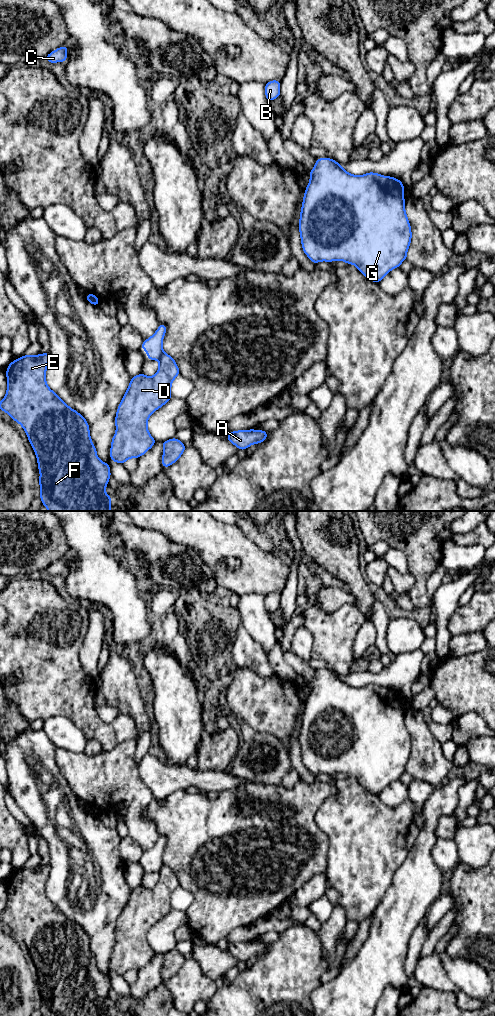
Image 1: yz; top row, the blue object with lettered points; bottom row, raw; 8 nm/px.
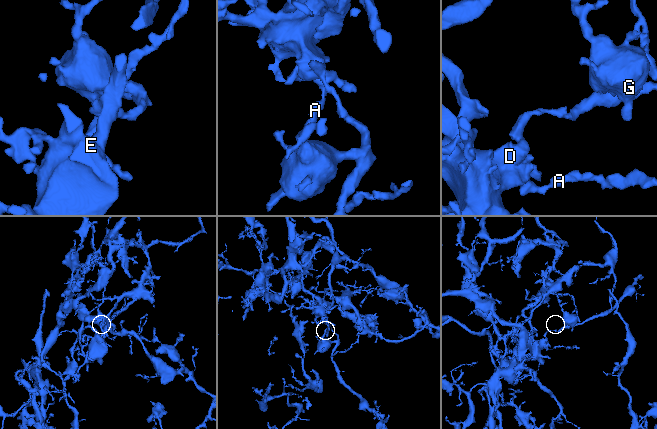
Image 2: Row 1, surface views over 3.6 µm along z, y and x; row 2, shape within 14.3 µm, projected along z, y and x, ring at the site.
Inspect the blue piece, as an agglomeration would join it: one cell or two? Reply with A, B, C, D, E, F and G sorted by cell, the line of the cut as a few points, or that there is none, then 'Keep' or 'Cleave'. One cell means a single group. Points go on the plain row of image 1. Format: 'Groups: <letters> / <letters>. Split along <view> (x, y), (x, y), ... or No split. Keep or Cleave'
Groups: A C D E F / B G. Split along yz (163, 864), (158, 871). Cleave

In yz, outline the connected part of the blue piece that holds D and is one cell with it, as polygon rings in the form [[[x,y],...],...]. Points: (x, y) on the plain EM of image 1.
[[[167,865],[161,867],[157,885],[149,889],[142,885],[131,889],[127,903],[124,905],[115,929],[116,944],[111,953],[110,970],[116,975],[124,976],[129,970],[139,970],[157,954],[149,945],[149,929],[172,909],[171,897],[180,887],[176,873]]]

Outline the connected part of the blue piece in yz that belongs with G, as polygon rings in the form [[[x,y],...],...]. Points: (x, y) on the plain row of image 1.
[[[317,670],[314,680],[309,683],[310,694],[307,696],[299,731],[299,744],[304,765],[314,775],[320,773],[344,773],[347,776],[355,777],[366,790],[378,796],[391,782],[400,779],[401,775],[407,771],[407,763],[411,755],[412,744],[408,729],[405,724],[406,714],[404,713],[404,696],[395,689],[382,688],[381,686],[369,684],[356,688],[348,685],[342,680],[339,674],[331,670]]]

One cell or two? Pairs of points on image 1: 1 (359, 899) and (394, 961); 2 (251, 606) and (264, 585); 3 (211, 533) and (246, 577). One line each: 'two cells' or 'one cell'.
1: two cells
2: two cells
3: one cell

